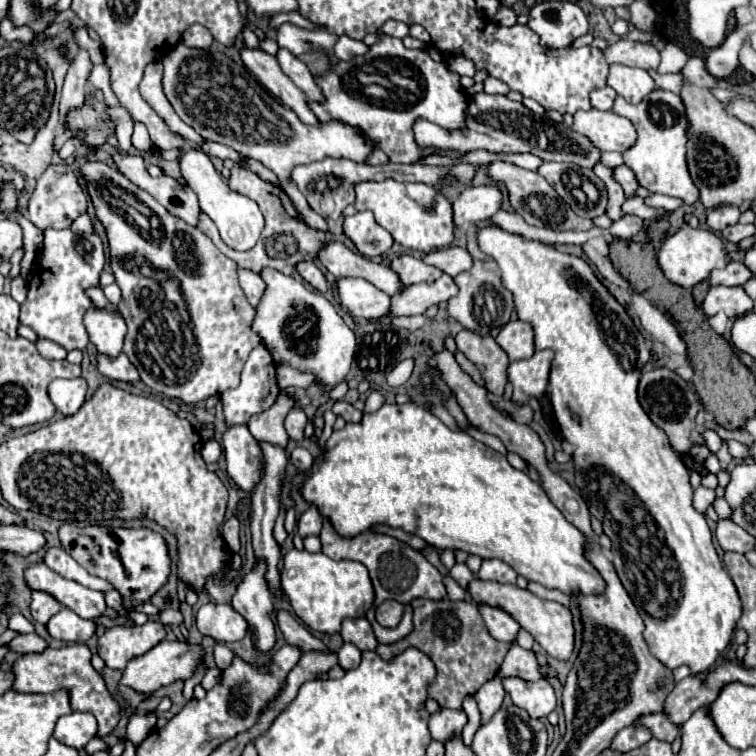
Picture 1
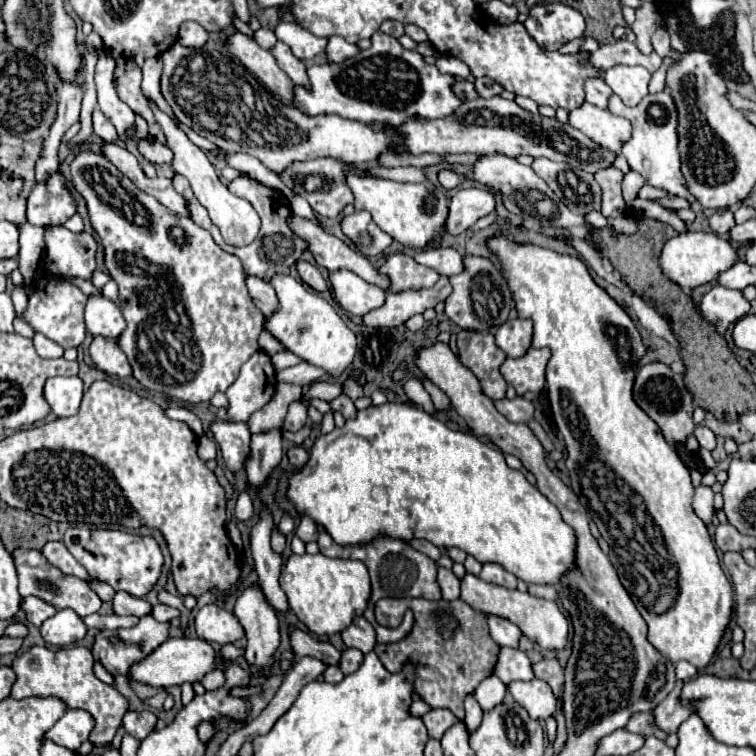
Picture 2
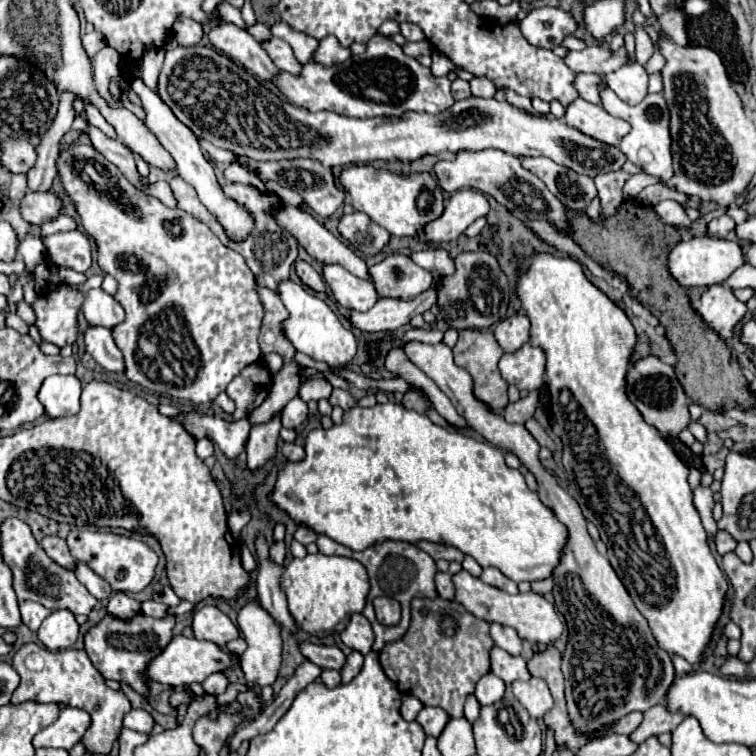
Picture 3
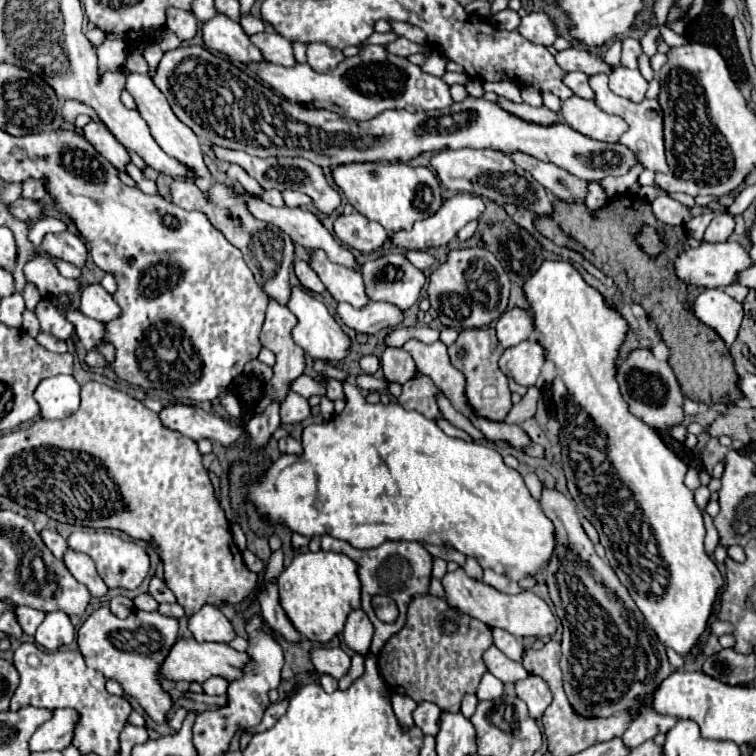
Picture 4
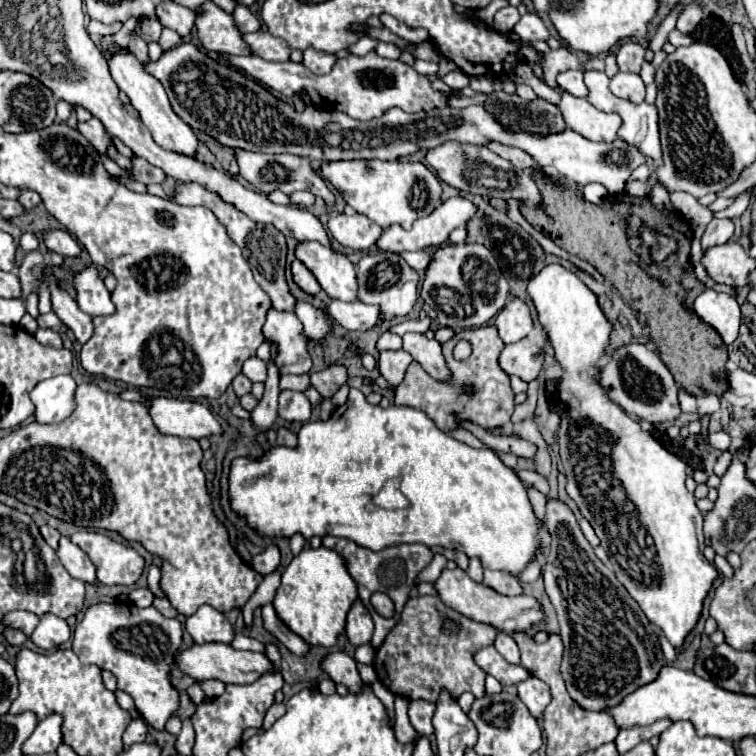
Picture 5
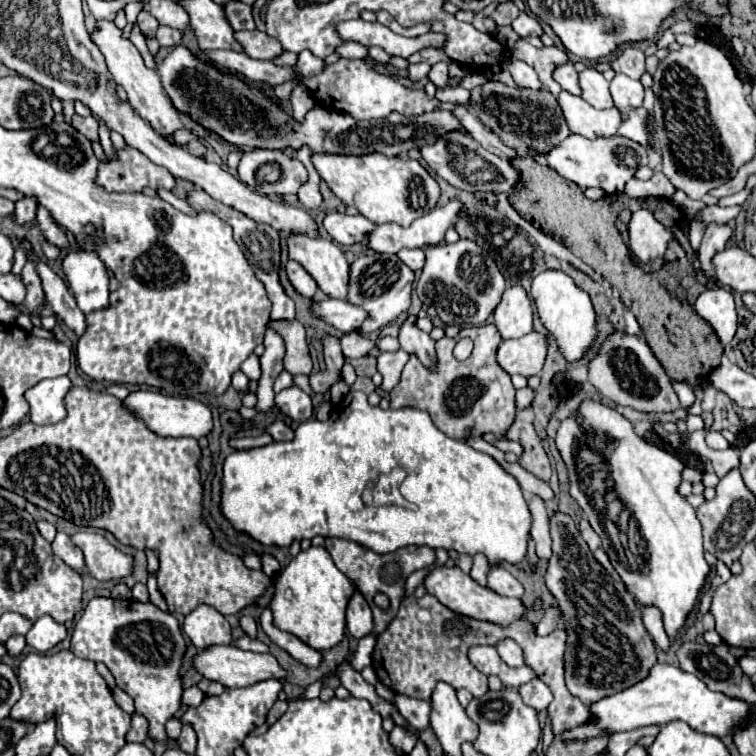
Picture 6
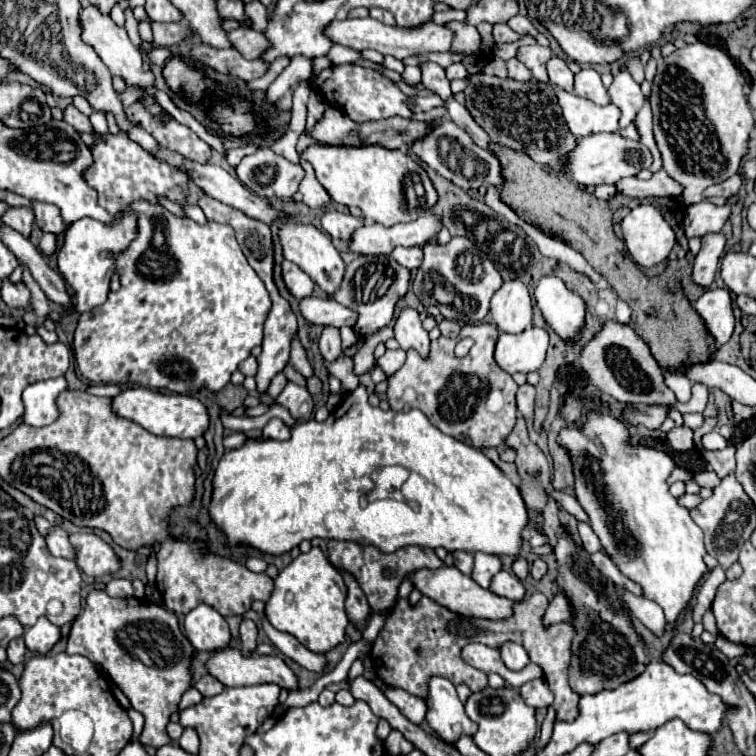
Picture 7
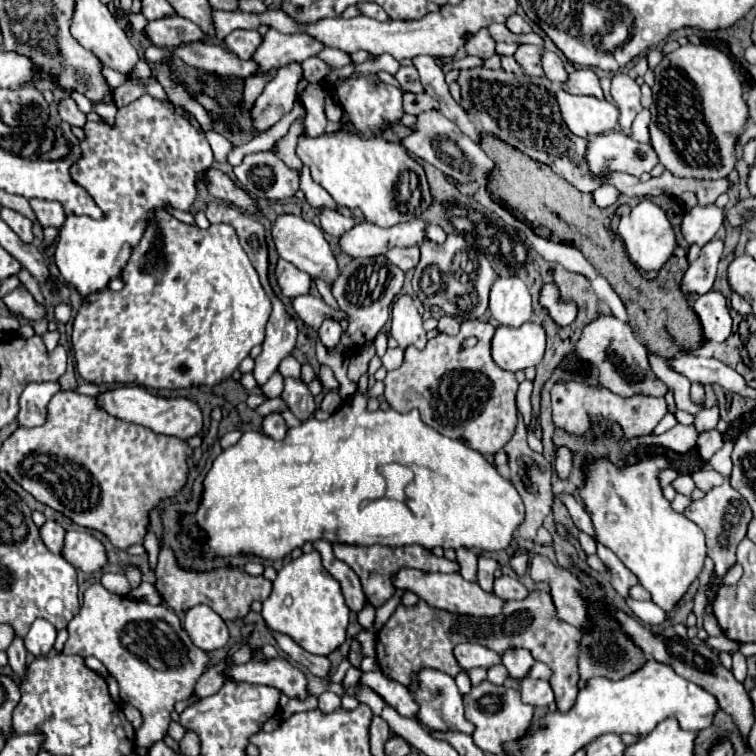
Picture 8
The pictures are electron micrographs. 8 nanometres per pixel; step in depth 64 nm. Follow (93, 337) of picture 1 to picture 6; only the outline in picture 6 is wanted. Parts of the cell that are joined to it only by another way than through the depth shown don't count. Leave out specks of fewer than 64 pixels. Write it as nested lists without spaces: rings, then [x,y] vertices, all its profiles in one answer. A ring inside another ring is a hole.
[[[76,242],[62,258],[62,272],[78,302],[78,308],[88,314],[108,306],[108,268],[96,250],[86,250]]]

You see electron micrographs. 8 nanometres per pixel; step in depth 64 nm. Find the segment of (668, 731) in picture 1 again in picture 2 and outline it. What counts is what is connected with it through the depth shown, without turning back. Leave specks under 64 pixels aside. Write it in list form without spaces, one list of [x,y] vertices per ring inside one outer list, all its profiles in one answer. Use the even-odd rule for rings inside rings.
[[[638,712],[636,716],[632,716],[632,720],[628,720],[628,724],[626,724],[626,730],[642,734],[642,736],[656,736],[660,740],[666,738],[666,732],[658,730],[652,724],[652,714],[650,712]]]

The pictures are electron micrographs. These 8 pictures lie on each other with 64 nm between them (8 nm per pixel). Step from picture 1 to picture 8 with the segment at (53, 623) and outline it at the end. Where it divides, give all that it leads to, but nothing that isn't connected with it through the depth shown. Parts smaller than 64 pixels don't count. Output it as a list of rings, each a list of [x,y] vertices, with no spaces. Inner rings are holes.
[[[42,618],[34,620],[34,624],[30,626],[30,632],[24,636],[26,650],[34,654],[36,658],[46,656],[52,650],[54,640],[56,640],[56,628],[48,620],[42,620]]]

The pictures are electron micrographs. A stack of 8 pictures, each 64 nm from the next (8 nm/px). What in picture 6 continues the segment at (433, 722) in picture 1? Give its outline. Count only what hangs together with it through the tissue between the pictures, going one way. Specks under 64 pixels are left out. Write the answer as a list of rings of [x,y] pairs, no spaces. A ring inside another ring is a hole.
[[[394,694],[394,704],[398,708],[398,712],[416,728],[416,730],[424,730],[428,726],[428,714],[430,714],[430,704],[424,700],[416,700],[410,696],[400,696]]]

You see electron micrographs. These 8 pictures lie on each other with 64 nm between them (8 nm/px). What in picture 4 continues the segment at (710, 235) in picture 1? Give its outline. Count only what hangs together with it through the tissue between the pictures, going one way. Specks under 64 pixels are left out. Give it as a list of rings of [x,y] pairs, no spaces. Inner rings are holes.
[[[702,242],[700,248],[688,248],[682,256],[678,256],[676,274],[686,284],[690,282],[704,288],[720,288],[720,286],[736,284],[736,276],[750,266],[752,266],[752,260],[738,242],[718,242],[718,244]]]

